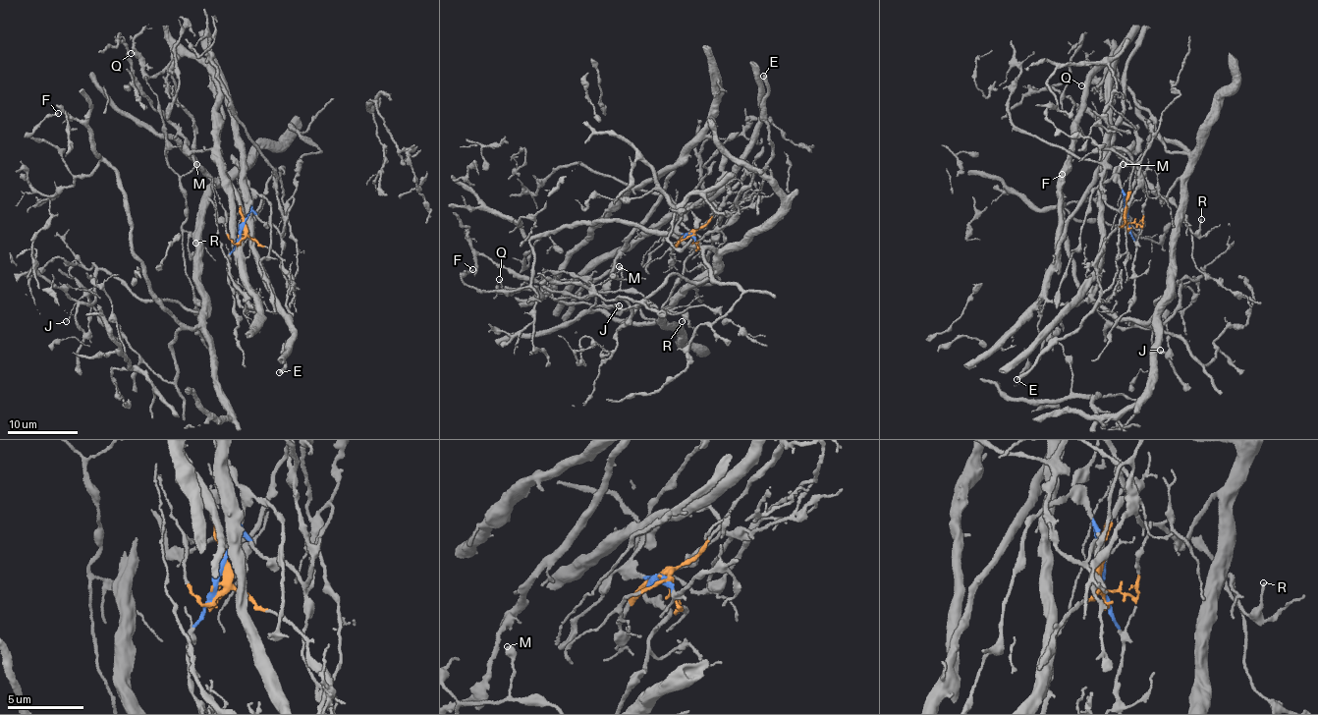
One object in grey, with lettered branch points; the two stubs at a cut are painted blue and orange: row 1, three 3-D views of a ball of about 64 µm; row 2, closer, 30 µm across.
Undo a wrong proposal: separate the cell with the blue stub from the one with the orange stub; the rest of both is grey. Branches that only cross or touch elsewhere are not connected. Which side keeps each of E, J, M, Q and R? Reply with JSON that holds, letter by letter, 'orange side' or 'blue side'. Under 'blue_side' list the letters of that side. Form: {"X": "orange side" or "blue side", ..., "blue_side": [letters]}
{"E": "orange side", "J": "blue side", "M": "blue side", "Q": "orange side", "R": "blue side", "blue_side": ["J", "M", "R"]}

